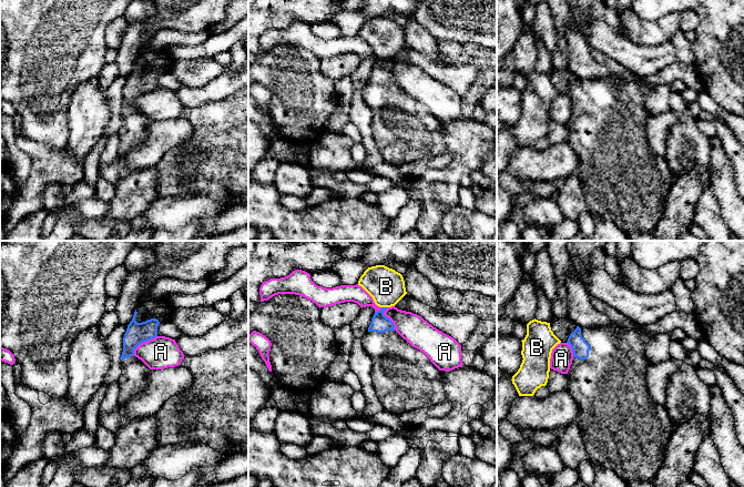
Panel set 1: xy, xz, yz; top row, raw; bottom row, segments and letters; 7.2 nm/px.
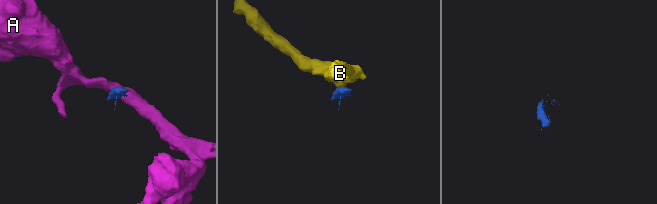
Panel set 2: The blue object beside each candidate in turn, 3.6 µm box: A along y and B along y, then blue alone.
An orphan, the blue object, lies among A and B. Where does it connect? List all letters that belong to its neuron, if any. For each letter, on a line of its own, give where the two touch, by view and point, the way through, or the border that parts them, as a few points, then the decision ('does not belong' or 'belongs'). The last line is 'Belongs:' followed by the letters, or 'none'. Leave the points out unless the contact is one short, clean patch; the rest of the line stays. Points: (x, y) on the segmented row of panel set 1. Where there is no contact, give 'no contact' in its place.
A: meets blue in xy at (142, 342); border along xy (156, 335), (142, 342), (134, 349), (133, 355); does not belong
B: meets blue in xz at (384, 307); does not belong
Belongs: none

